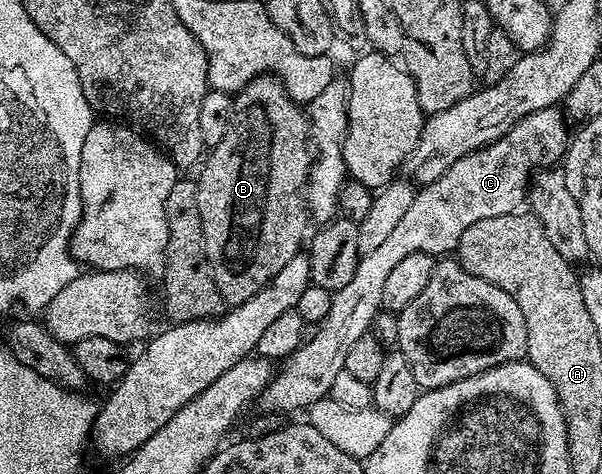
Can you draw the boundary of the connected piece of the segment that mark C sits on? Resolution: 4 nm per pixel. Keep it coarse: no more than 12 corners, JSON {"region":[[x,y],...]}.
{"region":[[541,109],[421,186],[333,290],[316,339],[281,362],[270,413],[329,397],[408,255],[453,254],[480,219],[519,212],[572,129]]}

